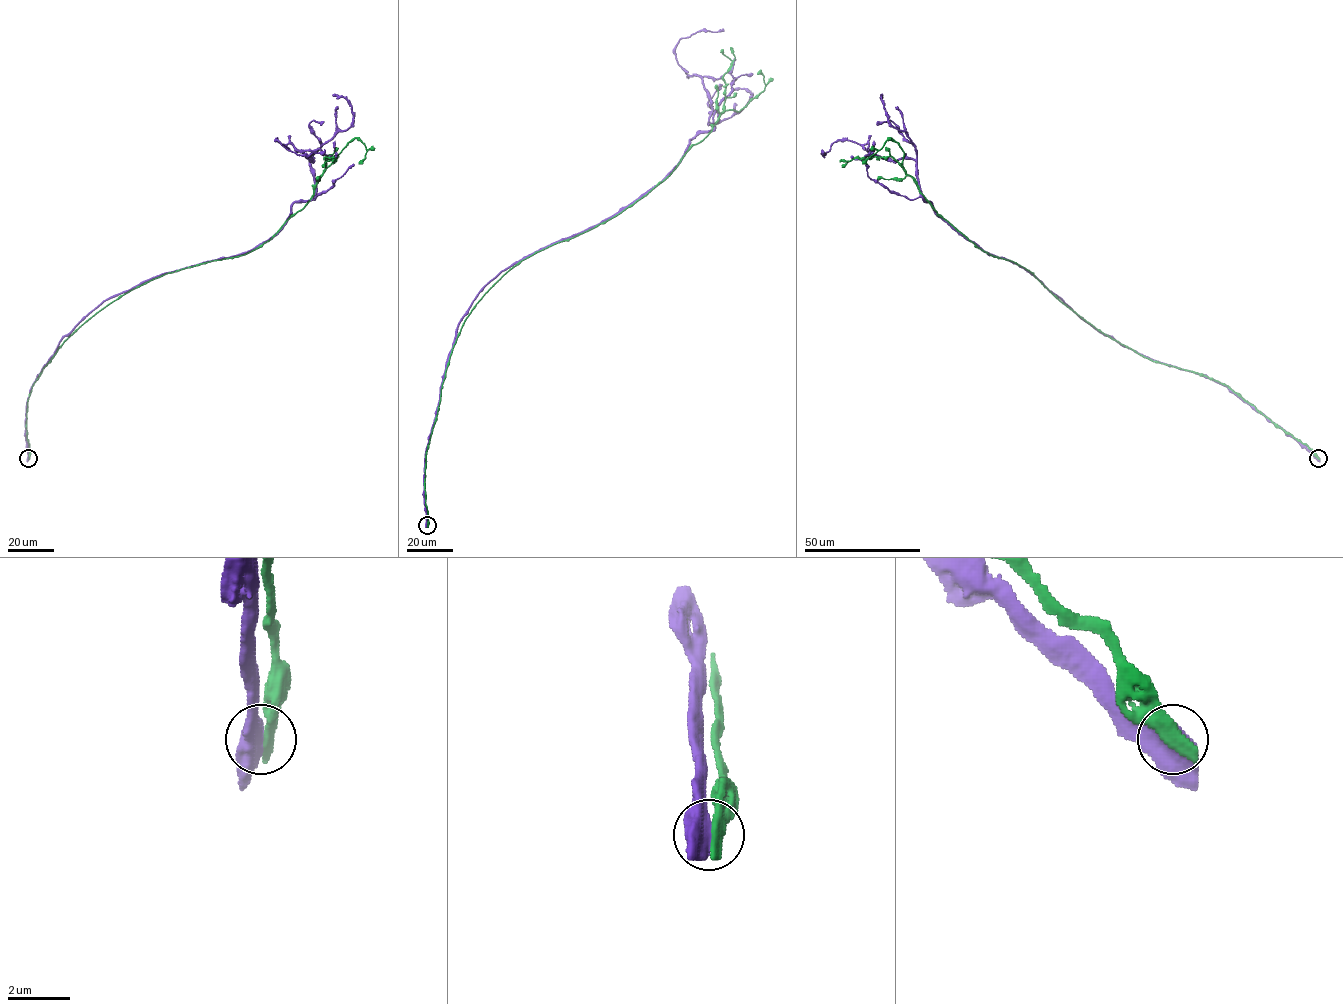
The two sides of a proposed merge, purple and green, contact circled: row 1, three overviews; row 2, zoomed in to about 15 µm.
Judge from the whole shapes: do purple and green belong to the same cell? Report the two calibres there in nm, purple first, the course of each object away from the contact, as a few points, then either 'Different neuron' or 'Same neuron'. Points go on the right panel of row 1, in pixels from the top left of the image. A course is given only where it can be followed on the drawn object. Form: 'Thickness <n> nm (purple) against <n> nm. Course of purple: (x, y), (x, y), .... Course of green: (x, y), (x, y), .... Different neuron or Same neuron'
Thickness 600 nm (purple) against 500 nm. Course of purple: (1318, 458), (1226, 387), (1123, 346), (1029, 271), (967, 240), (921, 196), (911, 158), (845, 140), (822, 149). Course of green: (1318, 458), (1227, 386), (1121, 345), (1026, 268), (971, 242), (920, 191), (890, 138), (862, 164). Different neuron

